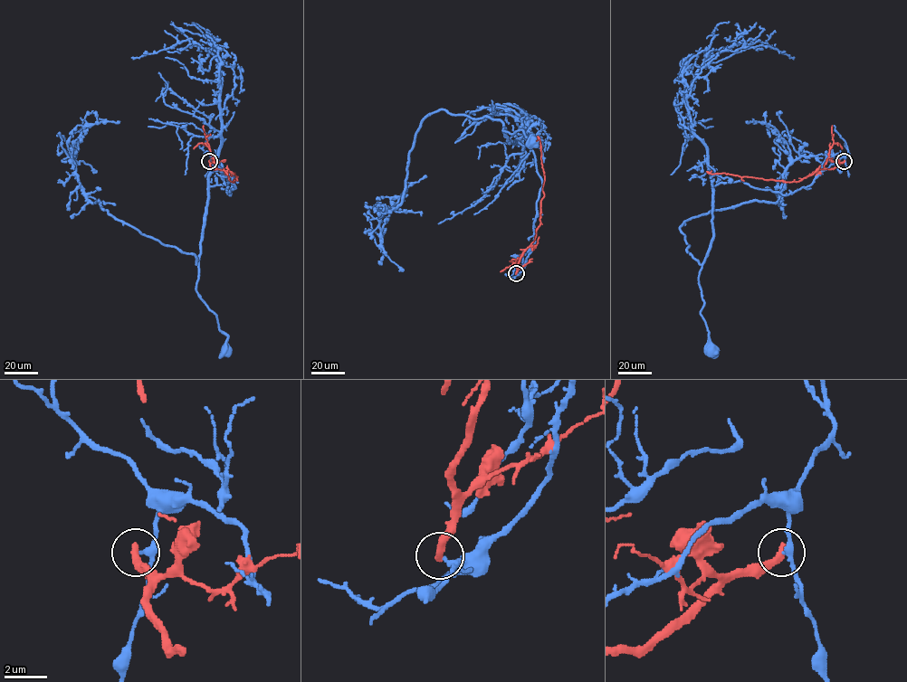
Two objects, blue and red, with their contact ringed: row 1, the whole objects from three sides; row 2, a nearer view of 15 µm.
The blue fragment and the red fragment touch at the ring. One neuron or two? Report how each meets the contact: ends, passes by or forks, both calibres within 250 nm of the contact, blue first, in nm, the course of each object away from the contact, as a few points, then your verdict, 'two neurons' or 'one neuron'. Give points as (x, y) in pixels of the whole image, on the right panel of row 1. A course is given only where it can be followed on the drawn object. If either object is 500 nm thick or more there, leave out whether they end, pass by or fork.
blue passes by; red ends there; 240 nm thick on the blue side, 400 nm on the other; blue runs (844, 161), (786, 194), (741, 181), (712, 187), (713, 241), (698, 281), (700, 314), (713, 350); red runs (844, 161), (833, 168), (816, 169), (796, 182), (706, 171); two neurons

